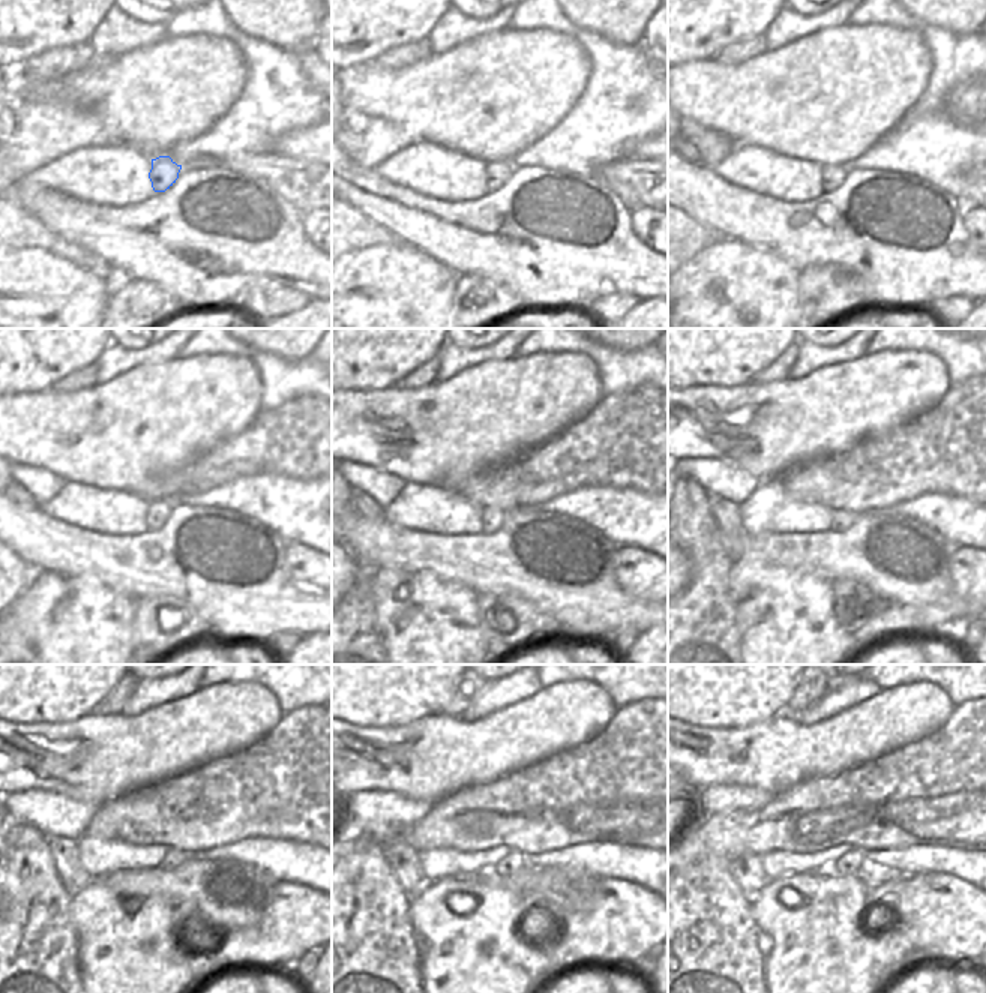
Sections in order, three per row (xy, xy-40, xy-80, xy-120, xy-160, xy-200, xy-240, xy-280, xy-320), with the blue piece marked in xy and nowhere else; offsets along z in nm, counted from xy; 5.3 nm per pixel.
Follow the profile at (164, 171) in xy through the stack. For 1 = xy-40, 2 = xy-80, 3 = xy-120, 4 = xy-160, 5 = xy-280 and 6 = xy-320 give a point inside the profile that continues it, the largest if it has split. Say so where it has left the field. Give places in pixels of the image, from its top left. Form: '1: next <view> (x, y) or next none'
1: next xy-40 (497, 173)
2: next xy-80 (832, 176)
3: next xy-120 (158, 513)
4: next xy-160 (492, 518)
5: next xy-280 (512, 863)
6: next xy-320 (851, 863)

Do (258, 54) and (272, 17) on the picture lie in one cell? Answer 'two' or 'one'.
two

